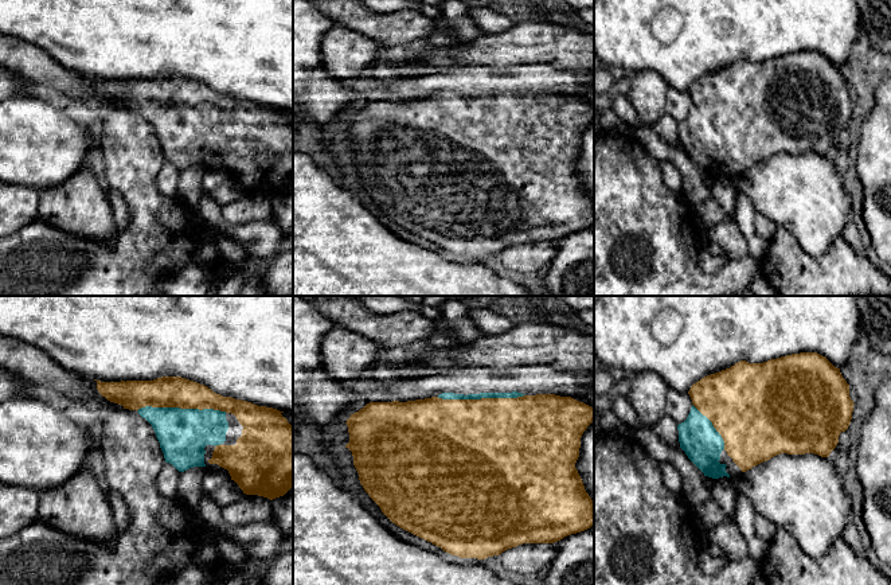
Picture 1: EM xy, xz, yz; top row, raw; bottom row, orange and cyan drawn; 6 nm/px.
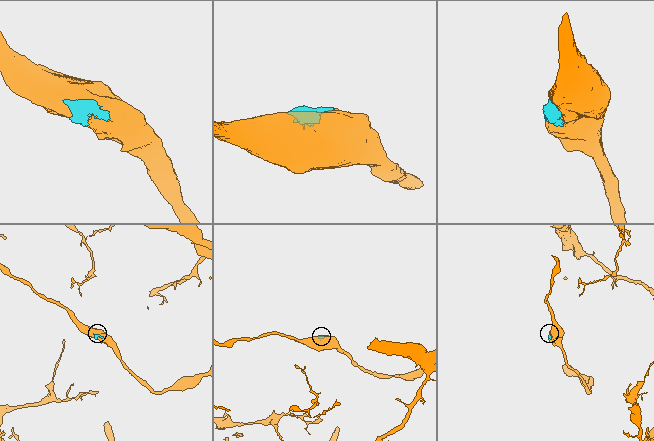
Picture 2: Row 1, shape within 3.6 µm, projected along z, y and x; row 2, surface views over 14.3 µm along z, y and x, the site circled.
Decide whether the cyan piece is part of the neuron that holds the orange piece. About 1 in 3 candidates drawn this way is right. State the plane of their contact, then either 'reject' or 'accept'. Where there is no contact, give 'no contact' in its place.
xy | accept

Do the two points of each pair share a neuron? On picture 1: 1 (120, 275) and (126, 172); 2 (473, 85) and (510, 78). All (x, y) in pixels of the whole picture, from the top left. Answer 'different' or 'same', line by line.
1: same
2: same

